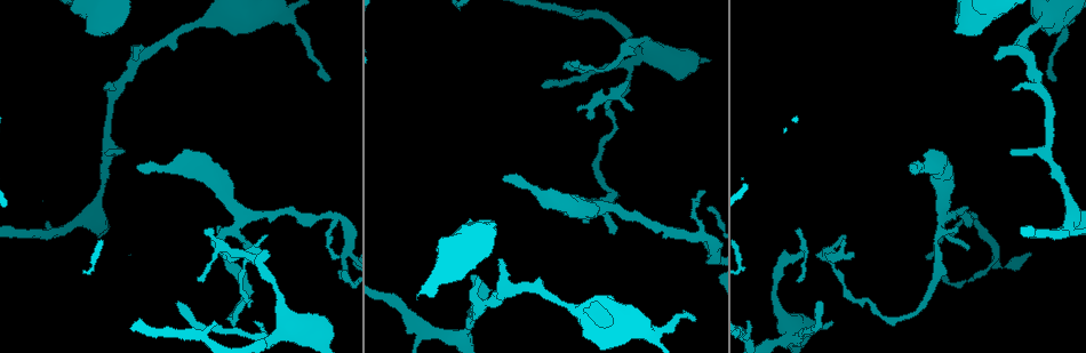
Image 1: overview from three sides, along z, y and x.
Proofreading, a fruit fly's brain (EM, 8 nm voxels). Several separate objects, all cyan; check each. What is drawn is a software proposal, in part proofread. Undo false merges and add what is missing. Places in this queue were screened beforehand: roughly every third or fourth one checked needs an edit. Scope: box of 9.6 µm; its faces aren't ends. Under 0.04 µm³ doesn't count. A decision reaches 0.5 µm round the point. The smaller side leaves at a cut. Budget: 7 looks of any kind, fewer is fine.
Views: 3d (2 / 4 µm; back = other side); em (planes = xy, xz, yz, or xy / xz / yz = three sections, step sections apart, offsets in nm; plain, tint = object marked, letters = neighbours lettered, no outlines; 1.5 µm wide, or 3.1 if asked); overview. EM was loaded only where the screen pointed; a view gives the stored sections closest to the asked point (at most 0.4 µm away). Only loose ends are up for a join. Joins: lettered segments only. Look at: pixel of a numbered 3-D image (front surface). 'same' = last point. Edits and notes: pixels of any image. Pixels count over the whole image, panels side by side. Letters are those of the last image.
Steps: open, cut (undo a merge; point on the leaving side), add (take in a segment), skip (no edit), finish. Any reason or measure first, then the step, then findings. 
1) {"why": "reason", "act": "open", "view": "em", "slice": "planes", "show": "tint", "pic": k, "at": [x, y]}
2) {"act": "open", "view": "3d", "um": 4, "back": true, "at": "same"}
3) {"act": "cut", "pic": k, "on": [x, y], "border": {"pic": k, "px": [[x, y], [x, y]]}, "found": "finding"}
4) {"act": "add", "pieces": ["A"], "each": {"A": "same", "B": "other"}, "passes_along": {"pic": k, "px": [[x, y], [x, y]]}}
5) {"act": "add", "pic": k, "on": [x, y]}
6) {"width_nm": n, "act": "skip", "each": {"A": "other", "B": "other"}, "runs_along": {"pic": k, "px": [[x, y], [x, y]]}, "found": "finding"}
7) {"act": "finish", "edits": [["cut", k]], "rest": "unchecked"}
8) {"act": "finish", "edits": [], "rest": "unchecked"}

{"why": "tapers out", "act": "open", "view": "3d", "um": 4, "pic": 1, "at": [970, 246]}

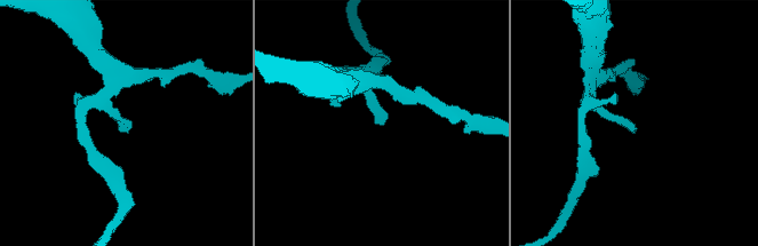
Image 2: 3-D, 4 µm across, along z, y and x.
{"why": "shape alone is not enough", "act": "open", "view": "em", "slice": "planes", "show": "letters", "pic": 2, "at": [381, 125]}

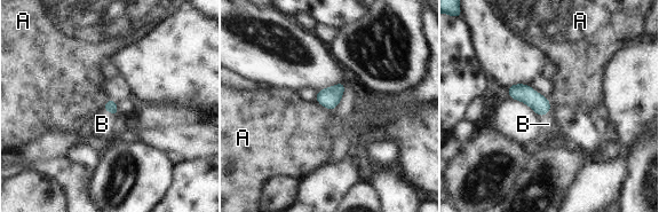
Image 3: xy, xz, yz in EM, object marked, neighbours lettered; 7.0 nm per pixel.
{"longest_contact_nm": ["A", 150], "act": "add", "pieces": ["B"], "each": {"A": "other", "B": "same"}, "found": "it goes on there"}

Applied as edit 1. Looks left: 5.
{"why": "abrupt turn", "act": "open", "view": "3d", "um": 2, "pic": 1, "at": [827, 260]}

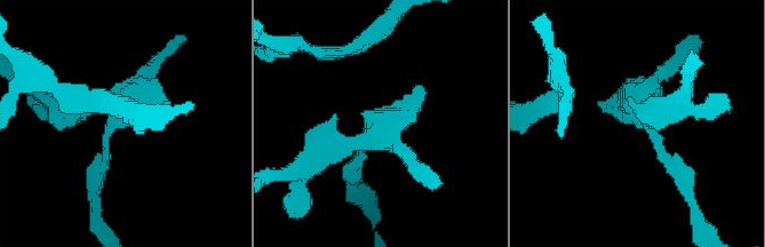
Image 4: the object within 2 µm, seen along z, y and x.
{"act": "open", "view": "em", "slice": "planes", "show": "letters", "pic": 4, "at": [369, 138]}

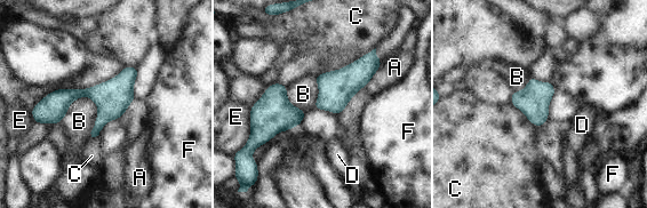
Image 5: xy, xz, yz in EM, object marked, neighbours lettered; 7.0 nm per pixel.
{"width_nm": 220, "act": "skip", "each": {"A": "other", "B": "other", "C": "other", "D": "other", "E": "other", "F": "other"}, "border": {"pic": 5, "px": [[97, 105], [76, 98], [60, 122]]}, "found": "one cell here"}

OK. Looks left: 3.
{"act": "finish", "edits": [["add", 3]], "rest": "unchecked"}

